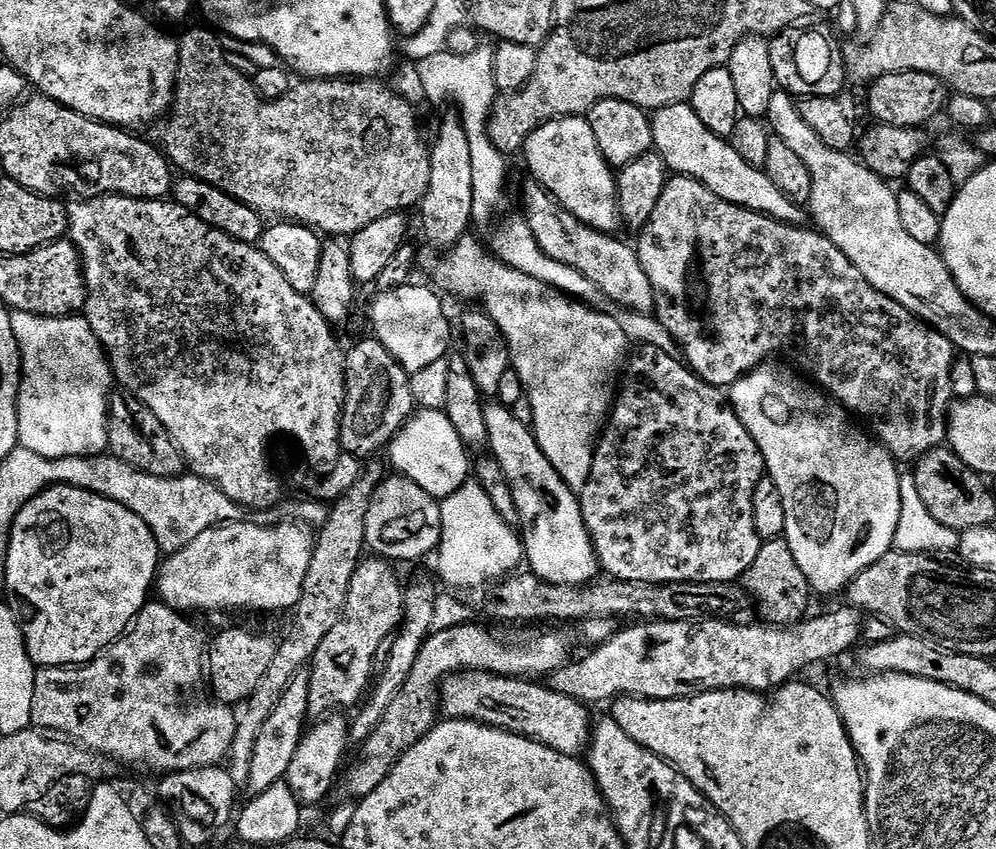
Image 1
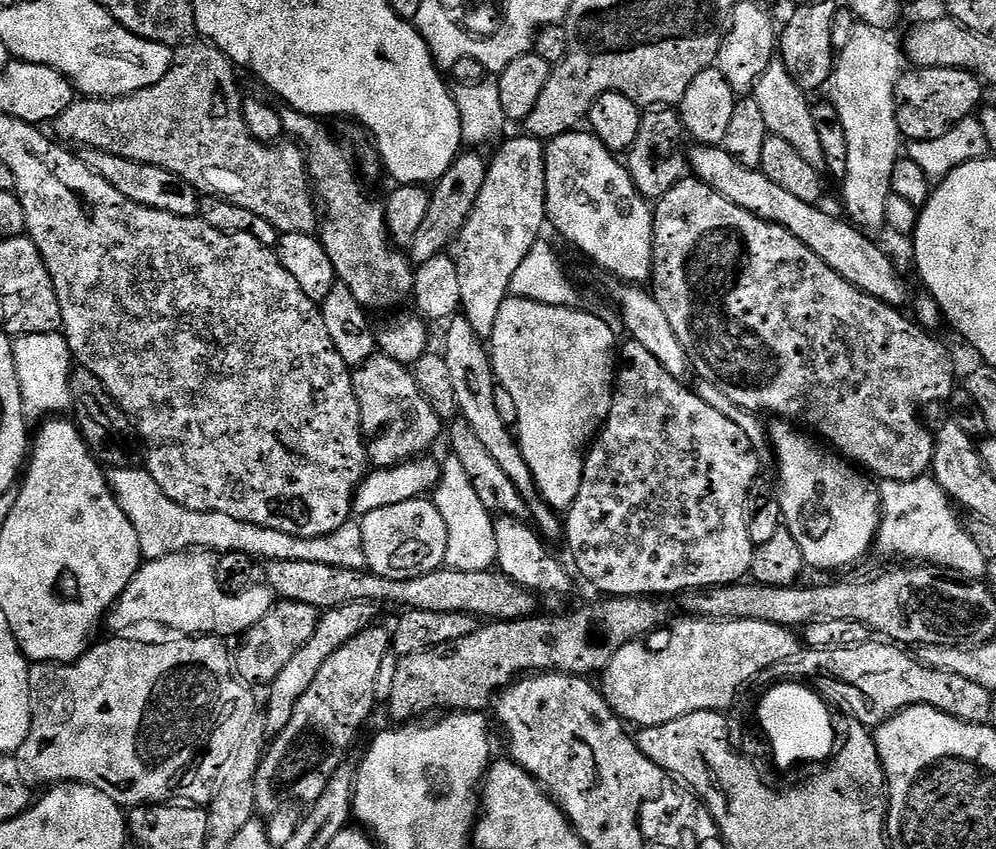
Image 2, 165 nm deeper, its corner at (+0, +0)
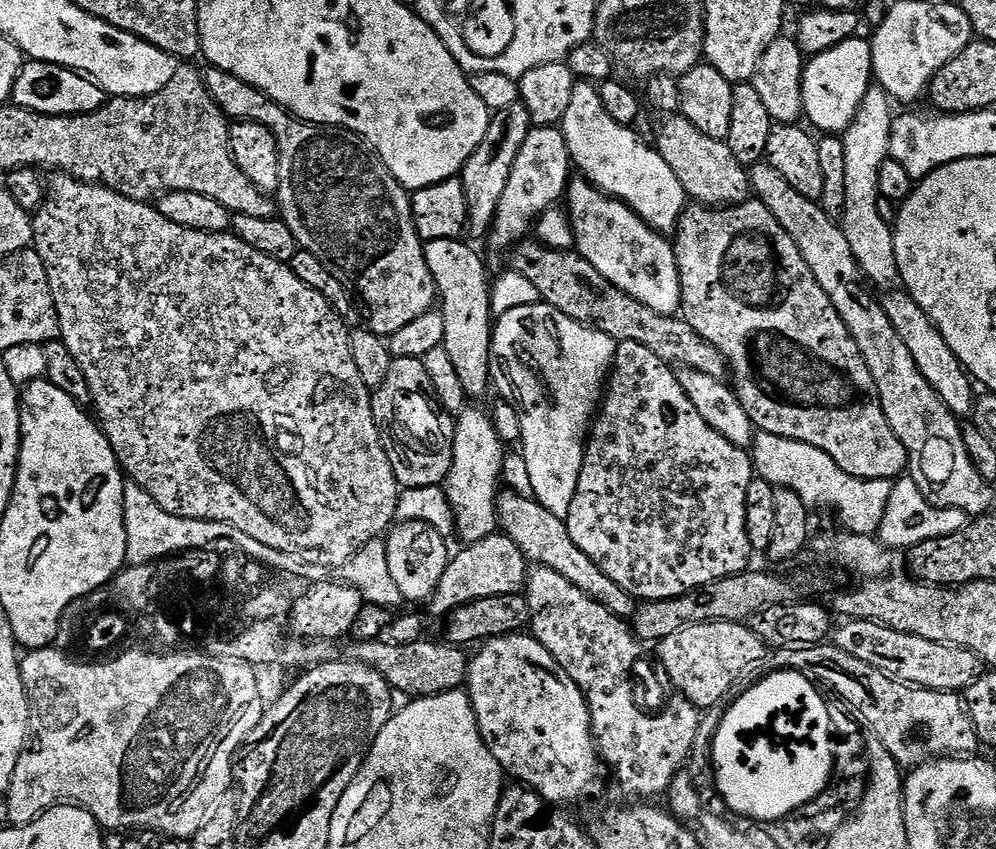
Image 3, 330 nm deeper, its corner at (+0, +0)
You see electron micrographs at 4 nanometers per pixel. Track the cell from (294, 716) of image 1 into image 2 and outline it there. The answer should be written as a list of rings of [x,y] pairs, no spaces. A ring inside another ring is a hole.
[[[366,600],[350,602],[346,606],[334,606],[320,612],[320,621],[314,635],[310,637],[310,642],[306,642],[306,646],[302,646],[302,650],[298,650],[298,654],[294,654],[294,658],[286,662],[278,678],[274,678],[271,684],[267,685],[268,705],[265,708],[263,705],[262,714],[268,723],[269,733],[275,734],[286,730],[290,718],[294,718],[294,706],[298,706],[298,698],[302,698],[302,694],[310,690],[314,678],[318,678],[318,670],[322,670],[322,665],[330,659],[330,654],[338,654],[338,650],[346,646],[350,638],[354,638],[364,628],[369,627],[375,621],[372,619],[375,618],[376,612],[378,612],[377,605],[370,604]]]

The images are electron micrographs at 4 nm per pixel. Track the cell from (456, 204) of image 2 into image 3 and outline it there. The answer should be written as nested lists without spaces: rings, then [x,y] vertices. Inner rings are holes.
[[[524,104],[506,106],[506,110],[491,113],[486,138],[478,142],[478,150],[470,154],[464,163],[458,179],[462,182],[462,190],[466,192],[466,210],[468,211],[469,233],[480,238],[487,237],[492,231],[492,222],[496,217],[498,201],[506,190],[506,181],[510,179],[510,170],[518,158],[518,150],[522,150],[522,142],[526,142],[526,134],[534,127],[530,114]]]

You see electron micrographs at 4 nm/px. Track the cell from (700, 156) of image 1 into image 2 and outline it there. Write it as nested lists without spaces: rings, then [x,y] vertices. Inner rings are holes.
[[[696,144],[688,153],[688,162],[691,175],[695,179],[722,194],[722,198],[730,198],[730,202],[742,206],[742,210],[750,210],[750,214],[774,222],[794,234],[794,238],[798,238],[802,246],[818,254],[818,258],[822,258],[822,262],[826,262],[826,266],[830,266],[834,274],[842,274],[842,278],[846,278],[850,286],[878,298],[892,308],[905,307],[908,284],[900,280],[895,262],[868,237],[871,235],[867,231],[857,228],[847,219],[835,220],[830,213],[823,212],[823,207],[800,201],[797,196],[782,190],[782,186],[770,182],[770,178],[766,178],[766,174],[759,168],[747,168],[734,162],[734,158],[730,158],[730,154],[722,146]]]

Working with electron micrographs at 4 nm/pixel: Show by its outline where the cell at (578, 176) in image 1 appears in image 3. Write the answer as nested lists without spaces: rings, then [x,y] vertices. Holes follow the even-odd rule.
[[[583,178],[569,179],[566,191],[567,204],[566,215],[572,226],[575,251],[584,256],[586,262],[590,262],[590,266],[594,266],[598,274],[602,274],[602,278],[606,278],[614,286],[618,286],[618,290],[630,294],[630,298],[642,302],[642,306],[648,306],[658,314],[674,316],[681,311],[680,275],[676,265],[676,249],[669,241],[668,244],[664,241],[667,239],[661,233],[655,232],[627,204],[622,203],[621,200],[615,200],[613,196],[608,196]]]

